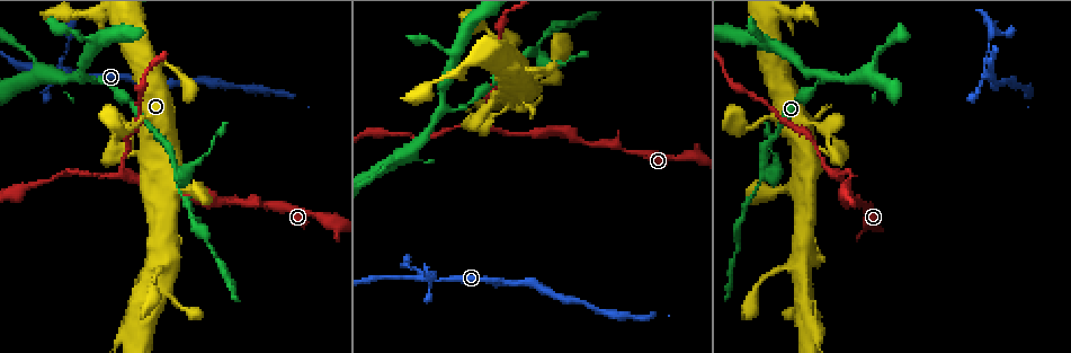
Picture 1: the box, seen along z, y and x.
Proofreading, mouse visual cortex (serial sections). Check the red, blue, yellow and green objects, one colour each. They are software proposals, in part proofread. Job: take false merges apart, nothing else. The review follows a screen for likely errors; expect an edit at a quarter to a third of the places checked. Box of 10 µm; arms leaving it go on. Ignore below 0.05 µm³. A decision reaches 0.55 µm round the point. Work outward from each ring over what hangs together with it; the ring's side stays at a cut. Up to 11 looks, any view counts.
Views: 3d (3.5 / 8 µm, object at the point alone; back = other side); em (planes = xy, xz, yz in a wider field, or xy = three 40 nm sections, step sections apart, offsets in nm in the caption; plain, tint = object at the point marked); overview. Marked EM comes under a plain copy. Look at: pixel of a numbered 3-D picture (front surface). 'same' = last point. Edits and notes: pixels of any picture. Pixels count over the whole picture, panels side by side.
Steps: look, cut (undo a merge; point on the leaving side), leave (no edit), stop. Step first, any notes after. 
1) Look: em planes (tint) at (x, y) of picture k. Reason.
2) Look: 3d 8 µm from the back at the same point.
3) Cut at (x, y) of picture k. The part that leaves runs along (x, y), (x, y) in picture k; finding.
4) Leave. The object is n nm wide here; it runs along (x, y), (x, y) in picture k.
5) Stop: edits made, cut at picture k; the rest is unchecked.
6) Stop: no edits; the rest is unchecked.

Look: 3d 3.5 µm at (764, 169) of picture 1. Narrows sharply.

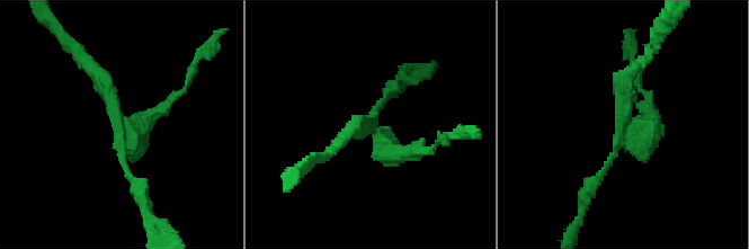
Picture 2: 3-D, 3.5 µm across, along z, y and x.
Look: em planes (tint) at (623, 118) of picture 2. Need the tissue.

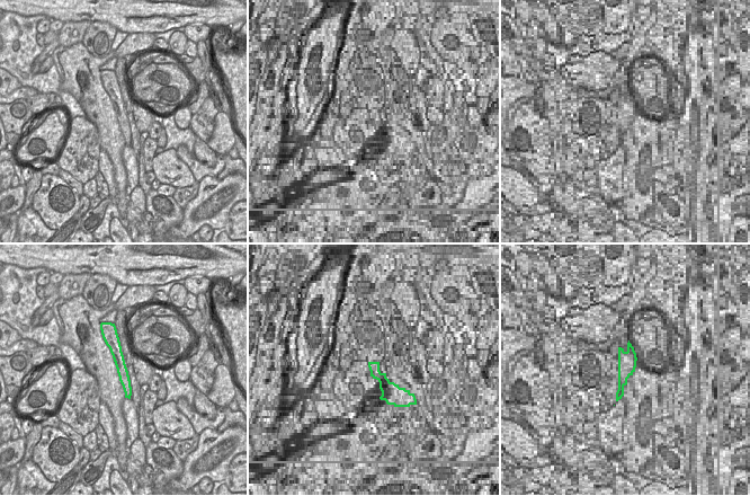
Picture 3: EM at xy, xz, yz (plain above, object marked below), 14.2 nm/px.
Look: em xy step 1 (tint) at the same point.

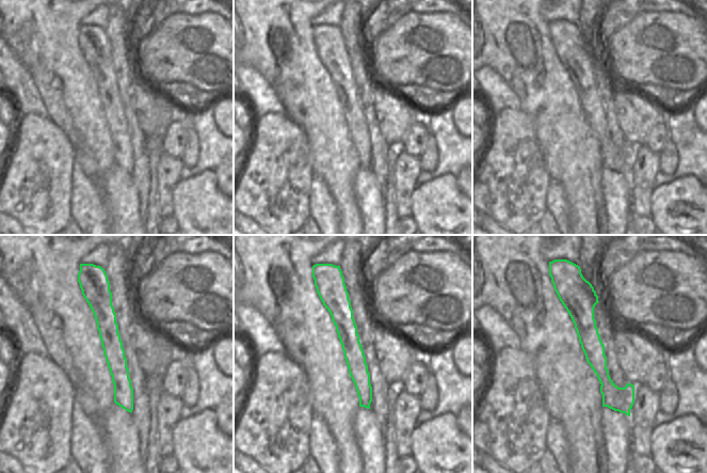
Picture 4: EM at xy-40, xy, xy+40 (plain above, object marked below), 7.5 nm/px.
Cut at (158, 109) of picture 2. Two cells meet here.

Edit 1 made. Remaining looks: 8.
Look: overview. Redraw.

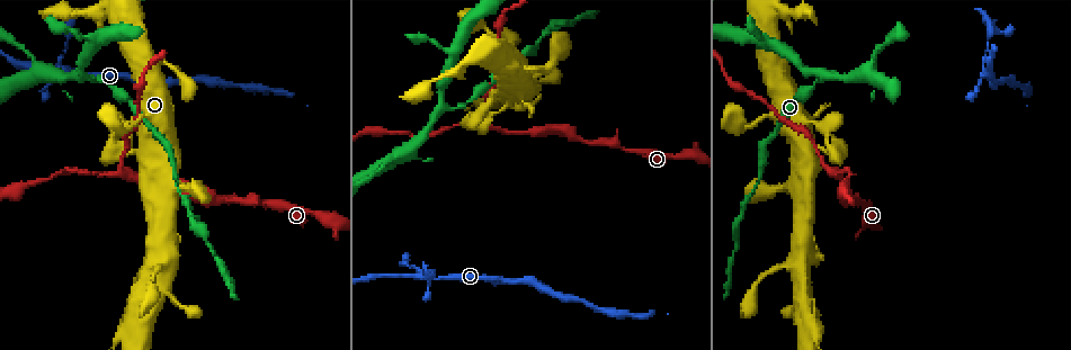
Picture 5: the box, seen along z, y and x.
Look: 3d 3.5 µm at (861, 204) of picture 5. Calibre changes.

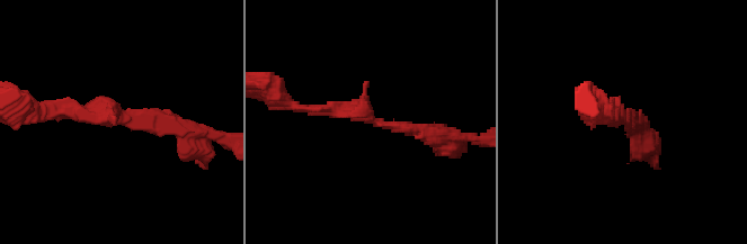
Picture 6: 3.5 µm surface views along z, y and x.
Look: em xy step 5 (tint) at (371, 118) of picture 6. Need the tissue.

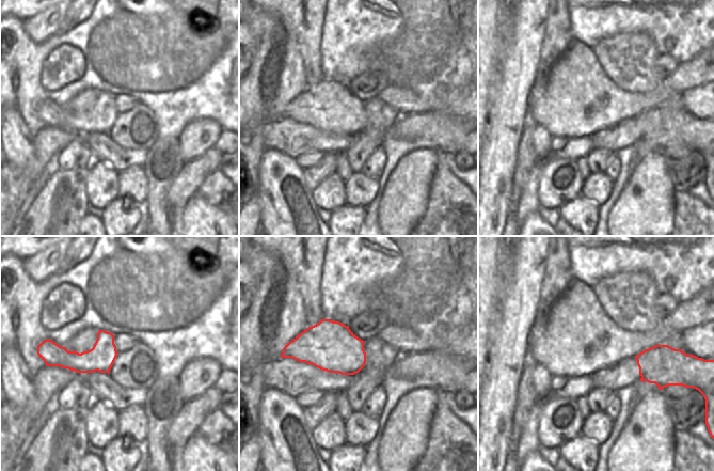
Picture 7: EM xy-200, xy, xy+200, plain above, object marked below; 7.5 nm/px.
Leave. It runs along (439, 137), (361, 111), (298, 108) in picture 6; one cell here.

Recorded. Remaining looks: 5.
Look: 3d 3.5 µm at (784, 266) of picture 5. Small branch off a trunk.

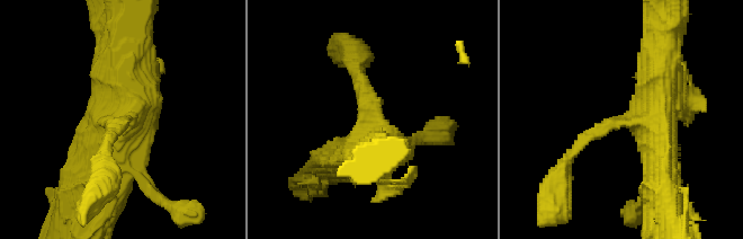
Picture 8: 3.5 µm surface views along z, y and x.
Look: em xy step 5 (tint) at (369, 124) of picture 8.

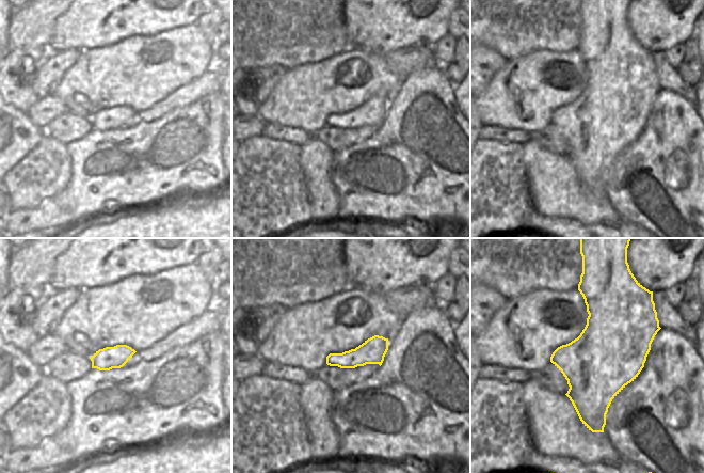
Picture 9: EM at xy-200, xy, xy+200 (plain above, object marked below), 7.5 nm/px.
Leave. The object is 190 nm wide here; it runs along (123, 81), (113, 185), (91, 223) in picture 8; all the same cell.

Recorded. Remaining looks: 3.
Look: 3d 3.5 µm at (421, 276) of picture 5. Narrows sharply.

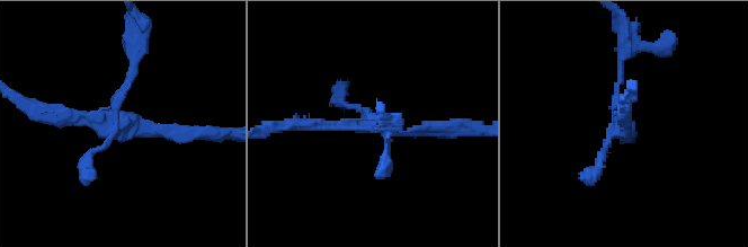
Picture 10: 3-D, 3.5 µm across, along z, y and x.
Look: em planes (tint) at (623, 128) of picture 10.

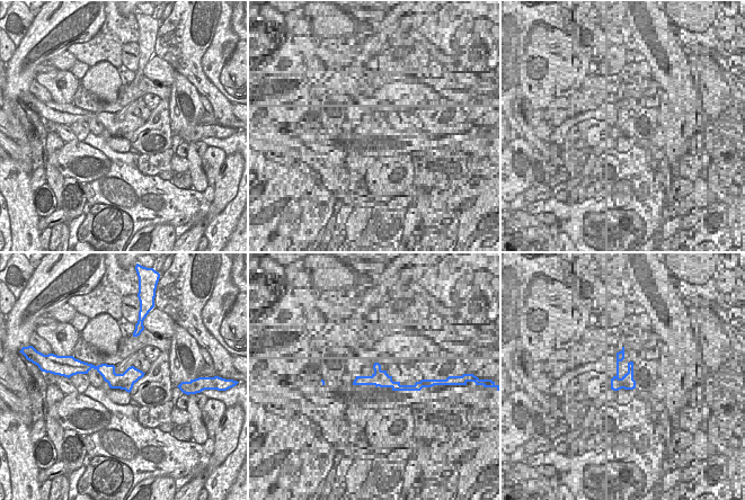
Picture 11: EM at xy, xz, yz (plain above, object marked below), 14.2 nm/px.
Cut at (86, 159) of picture 10. The part that leaves runs along (119, 108), (140, 29) in picture 10; a second cell is stuck on.

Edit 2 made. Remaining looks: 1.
Stop: edits made, cut at picture 2, cut at picture 10; the rest is unchecked.

